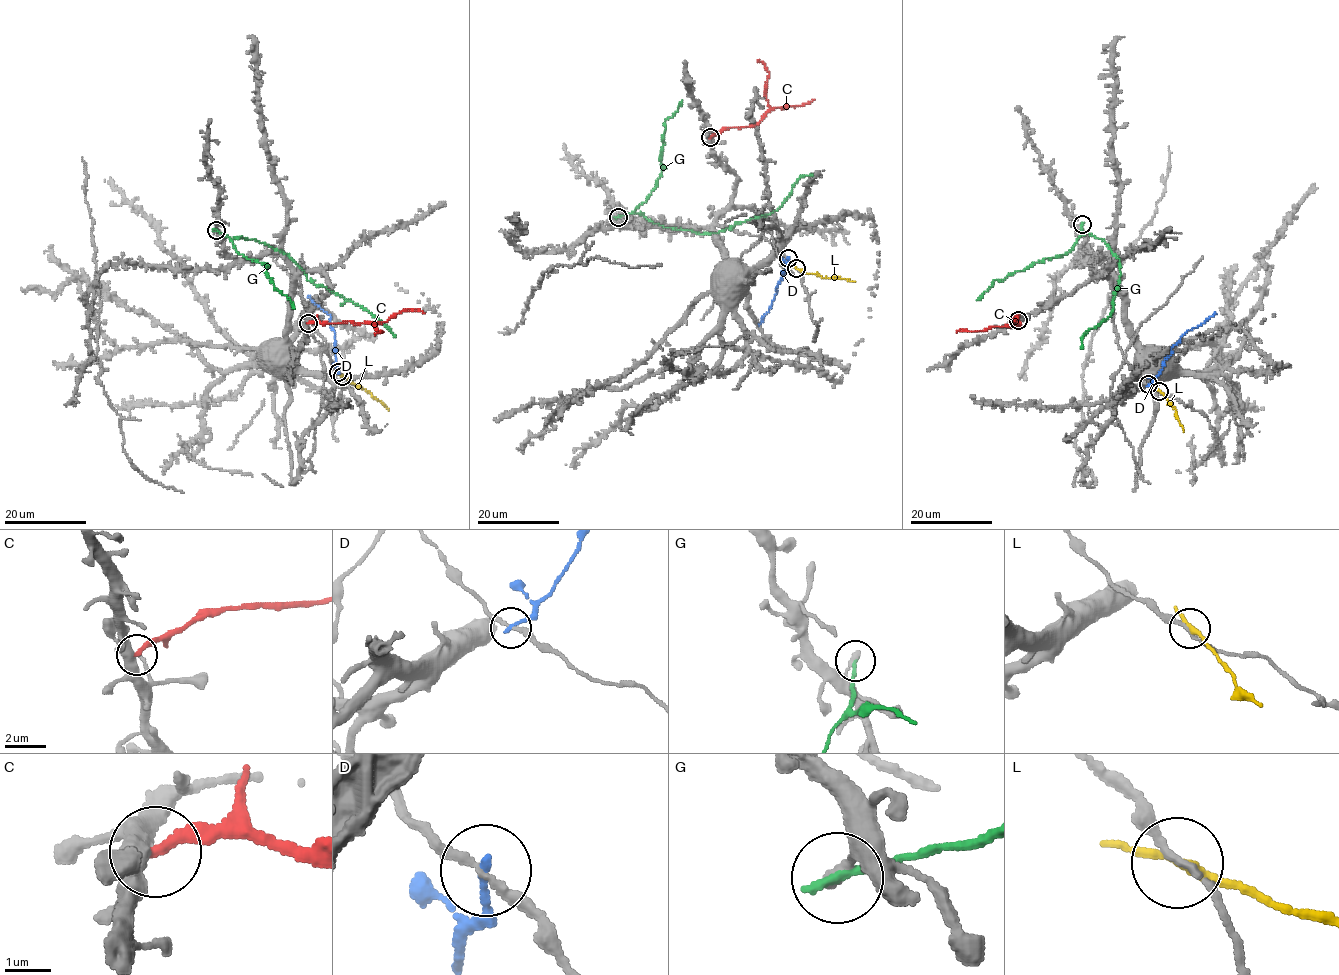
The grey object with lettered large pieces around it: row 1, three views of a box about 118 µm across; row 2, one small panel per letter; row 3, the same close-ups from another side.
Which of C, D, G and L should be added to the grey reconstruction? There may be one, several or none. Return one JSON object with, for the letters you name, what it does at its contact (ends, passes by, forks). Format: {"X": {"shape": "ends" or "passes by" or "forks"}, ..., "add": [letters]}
{"add": []}

